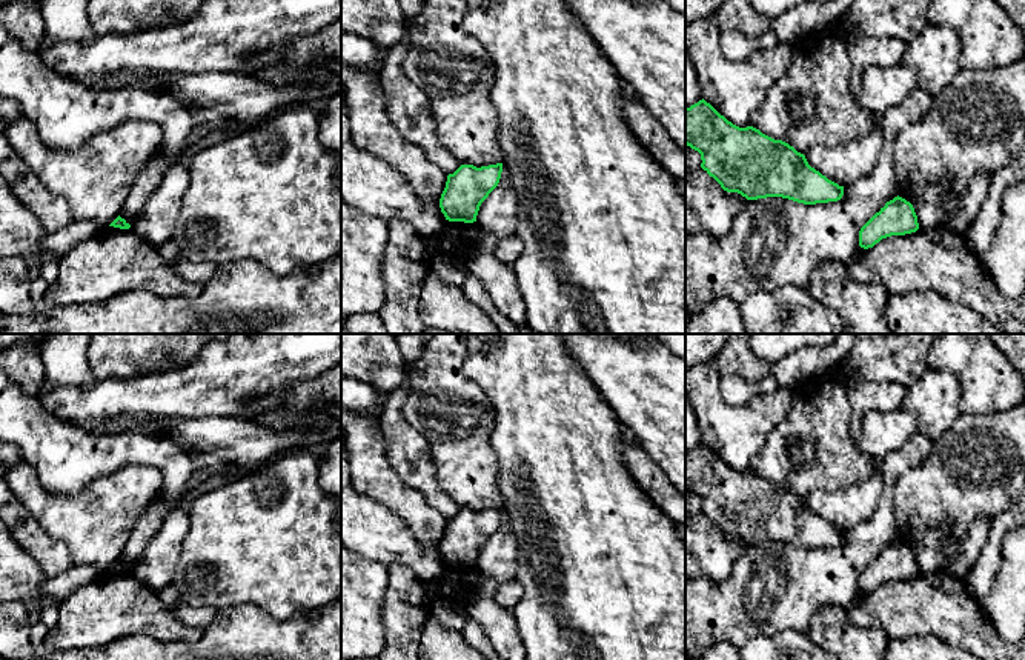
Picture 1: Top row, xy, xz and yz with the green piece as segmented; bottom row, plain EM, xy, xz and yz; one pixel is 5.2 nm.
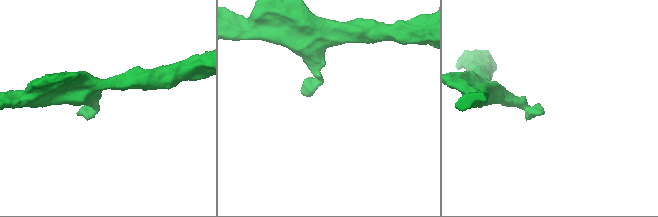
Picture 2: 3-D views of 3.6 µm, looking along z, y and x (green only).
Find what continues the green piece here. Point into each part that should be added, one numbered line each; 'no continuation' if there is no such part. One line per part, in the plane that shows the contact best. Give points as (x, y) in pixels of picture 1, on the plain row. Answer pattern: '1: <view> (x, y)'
no continuation

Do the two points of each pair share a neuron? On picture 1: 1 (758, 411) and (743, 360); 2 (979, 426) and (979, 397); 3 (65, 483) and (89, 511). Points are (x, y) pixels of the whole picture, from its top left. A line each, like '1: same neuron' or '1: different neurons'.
1: different neurons
2: different neurons
3: different neurons

